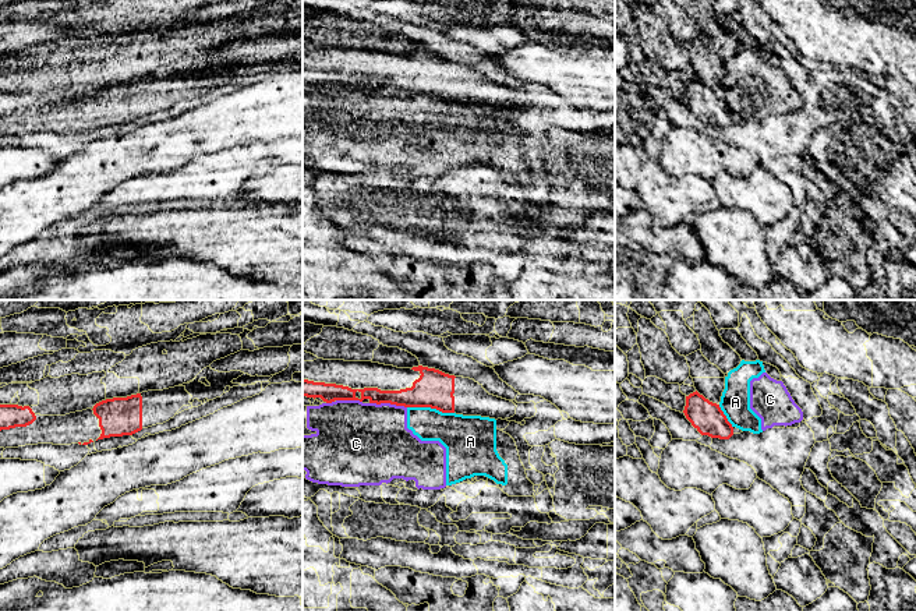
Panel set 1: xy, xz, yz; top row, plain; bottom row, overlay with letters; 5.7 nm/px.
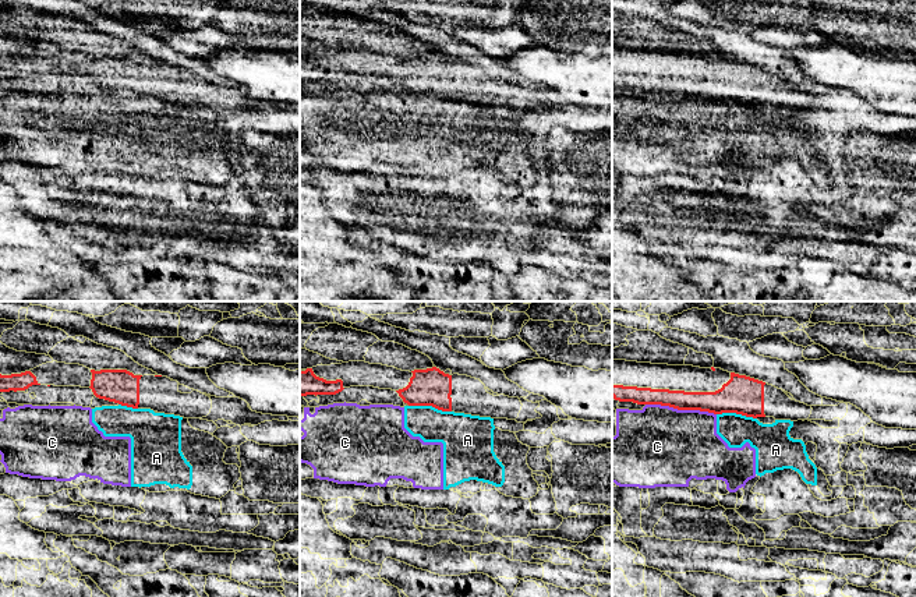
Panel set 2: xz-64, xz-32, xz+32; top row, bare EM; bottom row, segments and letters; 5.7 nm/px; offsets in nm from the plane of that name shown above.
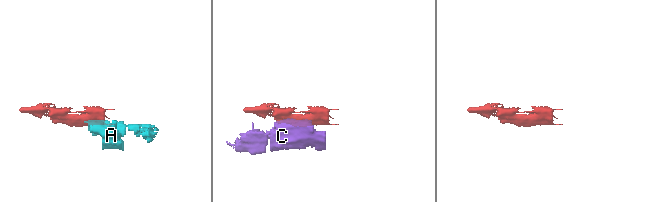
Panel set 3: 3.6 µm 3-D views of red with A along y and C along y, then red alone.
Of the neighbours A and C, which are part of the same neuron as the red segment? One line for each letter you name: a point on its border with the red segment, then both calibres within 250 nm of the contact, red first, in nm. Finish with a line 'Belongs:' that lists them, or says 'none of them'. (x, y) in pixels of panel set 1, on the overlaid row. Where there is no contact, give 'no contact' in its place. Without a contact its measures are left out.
Belongs: none of them

